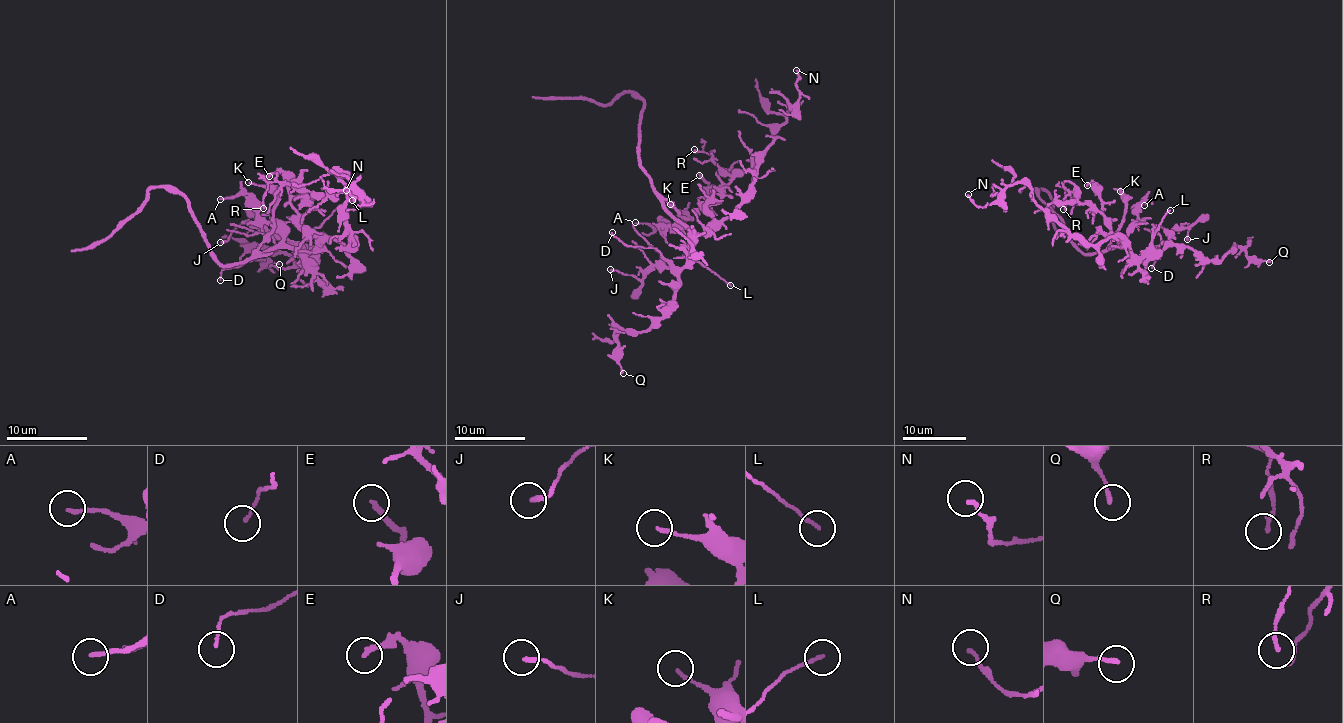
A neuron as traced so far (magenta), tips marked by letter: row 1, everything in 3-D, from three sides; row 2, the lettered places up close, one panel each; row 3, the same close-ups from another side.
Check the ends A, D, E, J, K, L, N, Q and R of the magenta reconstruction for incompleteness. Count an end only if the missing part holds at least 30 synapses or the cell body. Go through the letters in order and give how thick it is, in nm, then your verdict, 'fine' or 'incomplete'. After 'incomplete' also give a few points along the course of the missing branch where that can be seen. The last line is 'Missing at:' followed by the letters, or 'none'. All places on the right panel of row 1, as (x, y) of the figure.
A: 170 nm thick; fine
D: 110 nm thick; fine
E: 200 nm thick; fine
J: 170 nm thick; fine
K: 120 nm thick; fine
L: 130 nm thick; fine
N: 120 nm thick; fine
Q: 160 nm thick; fine
R: 100 nm thick; fine
Missing at: none

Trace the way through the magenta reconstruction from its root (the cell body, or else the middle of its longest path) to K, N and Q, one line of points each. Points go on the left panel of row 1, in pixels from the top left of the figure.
K: (275, 249), (259, 252), (259, 248), (270, 231), (276, 196), (262, 186), (248, 182)
N: (275, 249), (305, 253), (332, 238), (347, 249), (342, 173), (362, 203), (353, 204), (346, 190)
Q: (275, 249), (289, 247), (313, 262), (308, 246), (304, 263), (255, 247), (279, 264)

